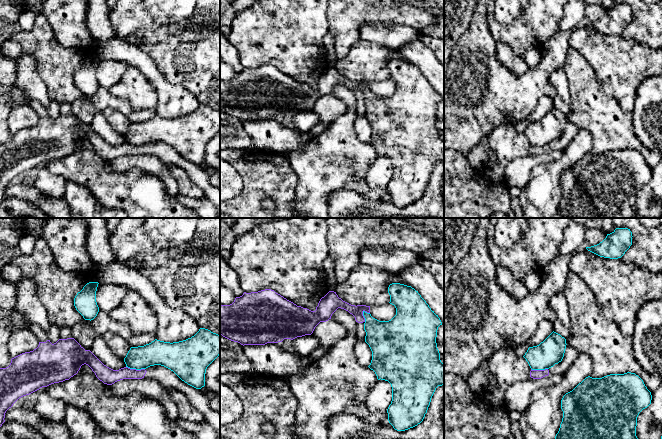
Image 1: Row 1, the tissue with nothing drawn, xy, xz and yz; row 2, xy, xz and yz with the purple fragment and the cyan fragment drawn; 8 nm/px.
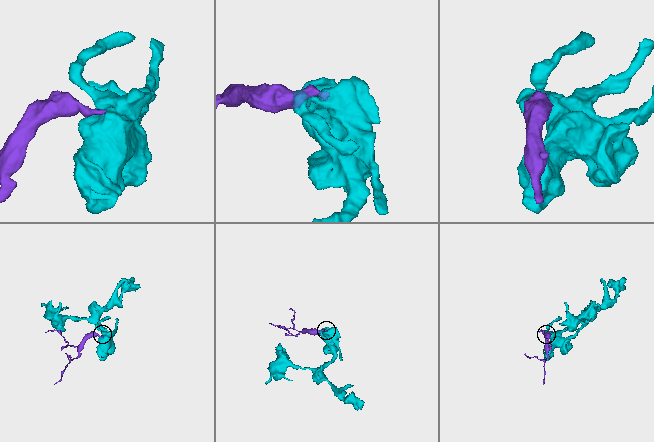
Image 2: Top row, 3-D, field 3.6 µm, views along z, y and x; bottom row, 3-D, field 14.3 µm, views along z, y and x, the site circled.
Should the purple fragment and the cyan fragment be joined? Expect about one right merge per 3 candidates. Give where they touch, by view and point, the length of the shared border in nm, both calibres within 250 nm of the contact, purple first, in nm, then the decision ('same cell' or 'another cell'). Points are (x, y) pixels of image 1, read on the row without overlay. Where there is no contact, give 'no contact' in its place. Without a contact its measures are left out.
meets purple in xy at (135, 145); contact 150 nm long; 130 nm thick on the purple side, 200 nm on the other; another cell

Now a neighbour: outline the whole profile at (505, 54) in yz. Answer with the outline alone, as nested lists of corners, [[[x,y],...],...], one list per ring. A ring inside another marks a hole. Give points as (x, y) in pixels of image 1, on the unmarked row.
[[[497,42],[495,56],[504,67],[516,76],[521,76],[528,70],[524,59],[517,56],[514,50],[504,42]]]

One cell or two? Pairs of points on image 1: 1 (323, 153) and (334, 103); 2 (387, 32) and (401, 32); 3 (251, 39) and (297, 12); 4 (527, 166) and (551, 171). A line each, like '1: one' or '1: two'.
1: two
2: one
3: one
4: two

